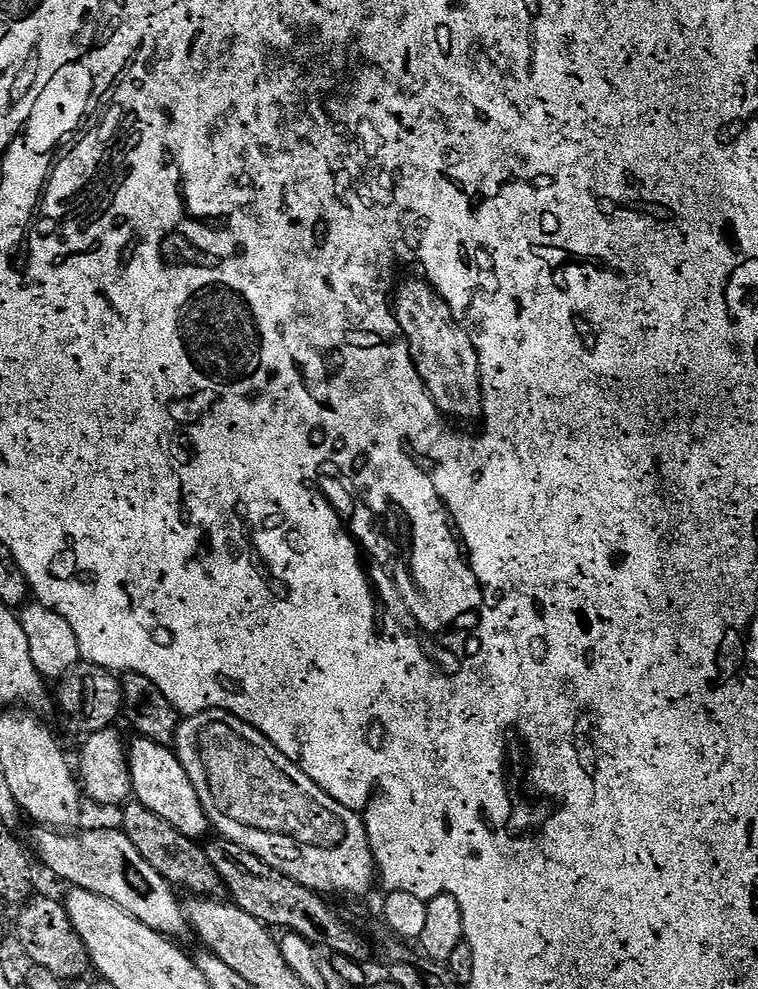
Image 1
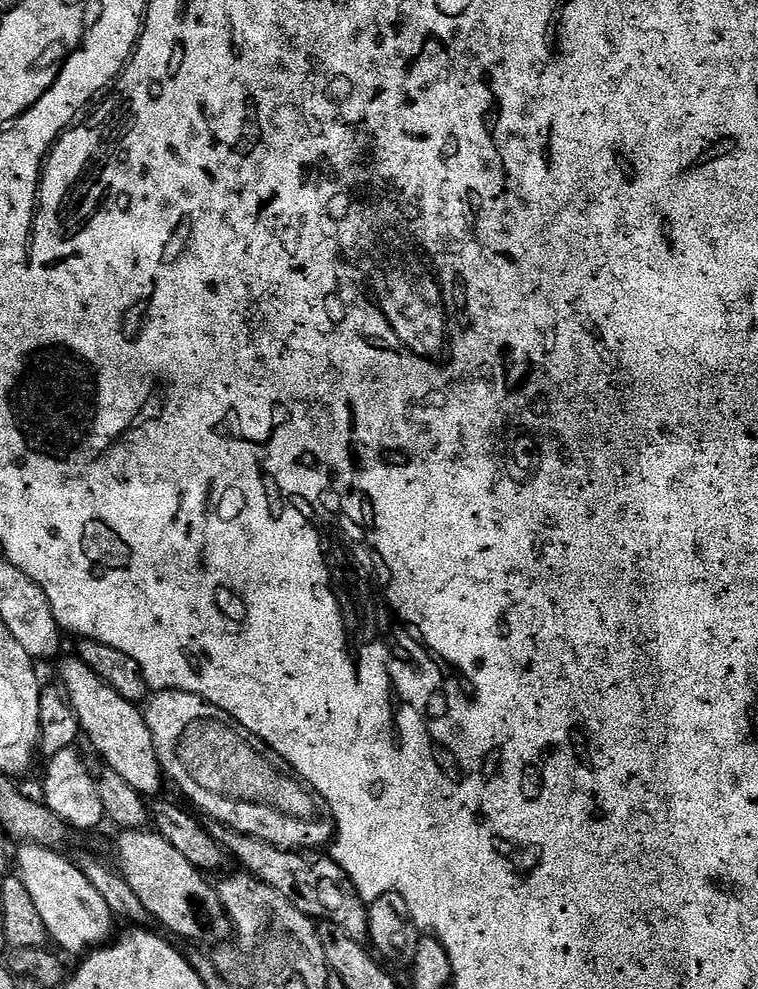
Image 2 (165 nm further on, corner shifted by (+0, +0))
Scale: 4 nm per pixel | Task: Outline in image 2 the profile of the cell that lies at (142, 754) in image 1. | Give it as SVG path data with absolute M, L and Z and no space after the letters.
M78 658L71 659L59 661L58 684L64 689L72 713L78 718L81 733L85 737L88 735L93 750L105 760L103 763L107 767L122 774L122 778L126 778L126 782L130 782L130 786L134 786L134 790L138 790L141 796L155 797L155 792L166 784L166 777L154 750L154 738L150 734L150 726L146 726L143 711L122 698L122 694L115 692L102 678L98 678L94 670L86 666L86 662Z

